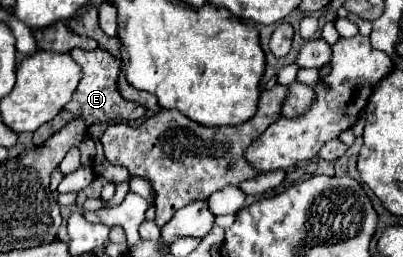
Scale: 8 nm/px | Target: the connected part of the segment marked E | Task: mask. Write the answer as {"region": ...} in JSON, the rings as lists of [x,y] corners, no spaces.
{"region":[[[73,49],[69,53],[73,57],[73,61],[77,61],[77,65],[83,69],[83,77],[79,87],[73,93],[73,99],[61,109],[61,113],[51,119],[49,123],[43,123],[35,133],[33,133],[33,143],[45,143],[47,137],[51,137],[53,133],[57,133],[65,123],[69,123],[73,117],[83,117],[87,125],[97,123],[97,121],[135,121],[139,117],[143,117],[145,109],[133,101],[127,101],[119,95],[117,91],[117,75],[121,69],[121,63],[115,61],[115,57],[111,57],[105,49],[95,49],[95,51],[83,51],[83,49]]]}

